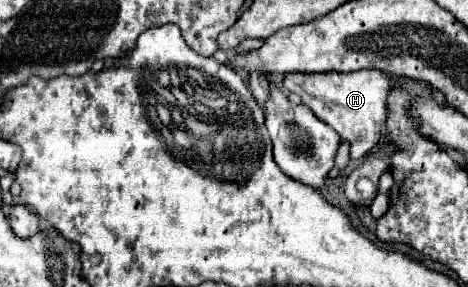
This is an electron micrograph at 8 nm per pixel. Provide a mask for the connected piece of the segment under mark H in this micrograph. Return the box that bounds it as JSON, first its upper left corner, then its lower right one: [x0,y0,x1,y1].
[284,70,392,162]

